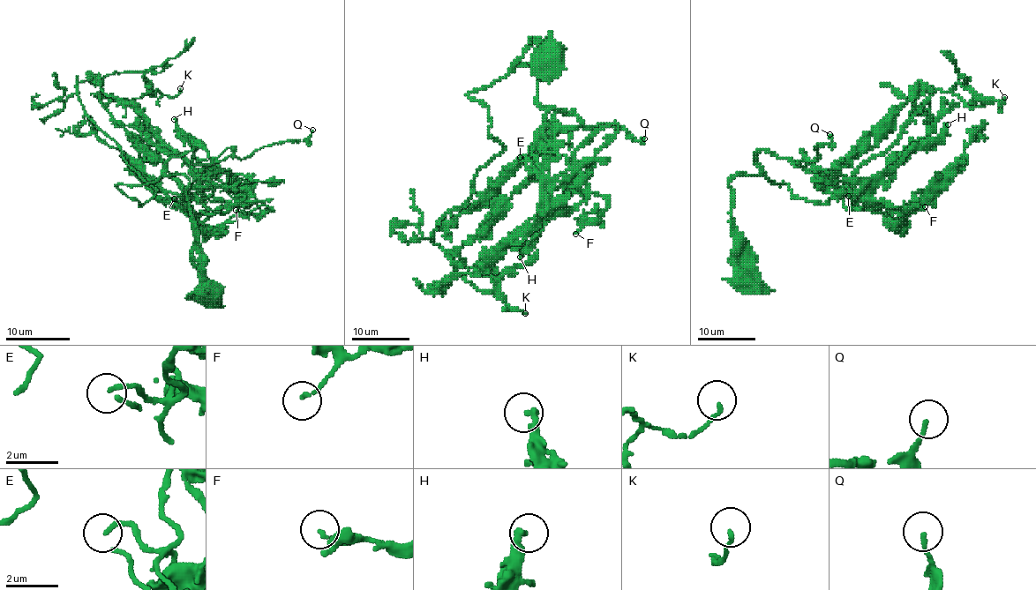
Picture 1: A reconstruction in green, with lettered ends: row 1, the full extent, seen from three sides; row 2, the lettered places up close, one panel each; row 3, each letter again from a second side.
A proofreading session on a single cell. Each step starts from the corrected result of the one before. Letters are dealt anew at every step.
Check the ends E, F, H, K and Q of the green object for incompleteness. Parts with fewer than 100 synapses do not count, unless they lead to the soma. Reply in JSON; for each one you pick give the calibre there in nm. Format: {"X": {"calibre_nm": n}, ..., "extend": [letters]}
{"Q": {"calibre_nm": 150}, "extend": ["Q"]}

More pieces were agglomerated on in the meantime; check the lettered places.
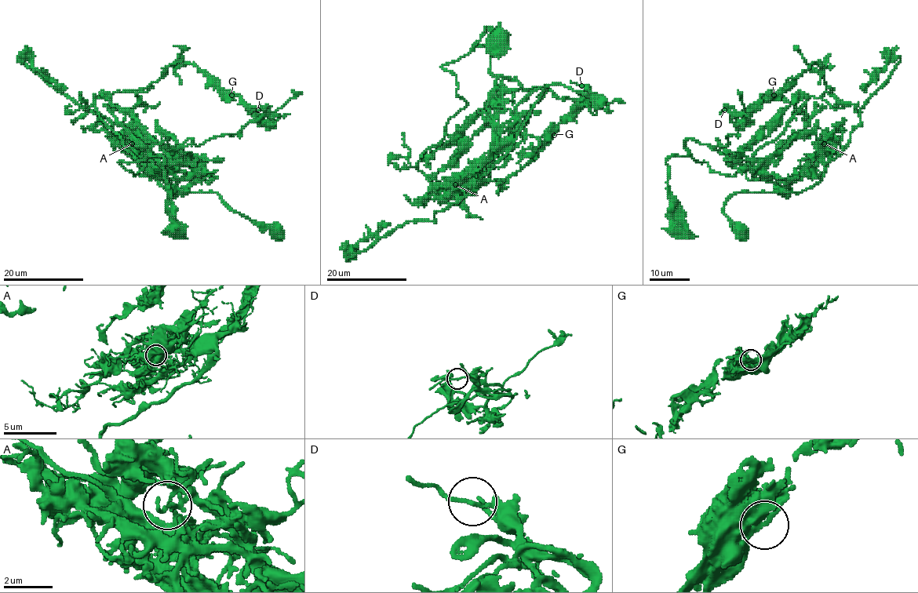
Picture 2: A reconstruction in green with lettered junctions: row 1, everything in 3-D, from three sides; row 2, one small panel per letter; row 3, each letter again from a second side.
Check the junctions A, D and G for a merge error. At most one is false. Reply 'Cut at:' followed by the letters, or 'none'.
Cut at: A

